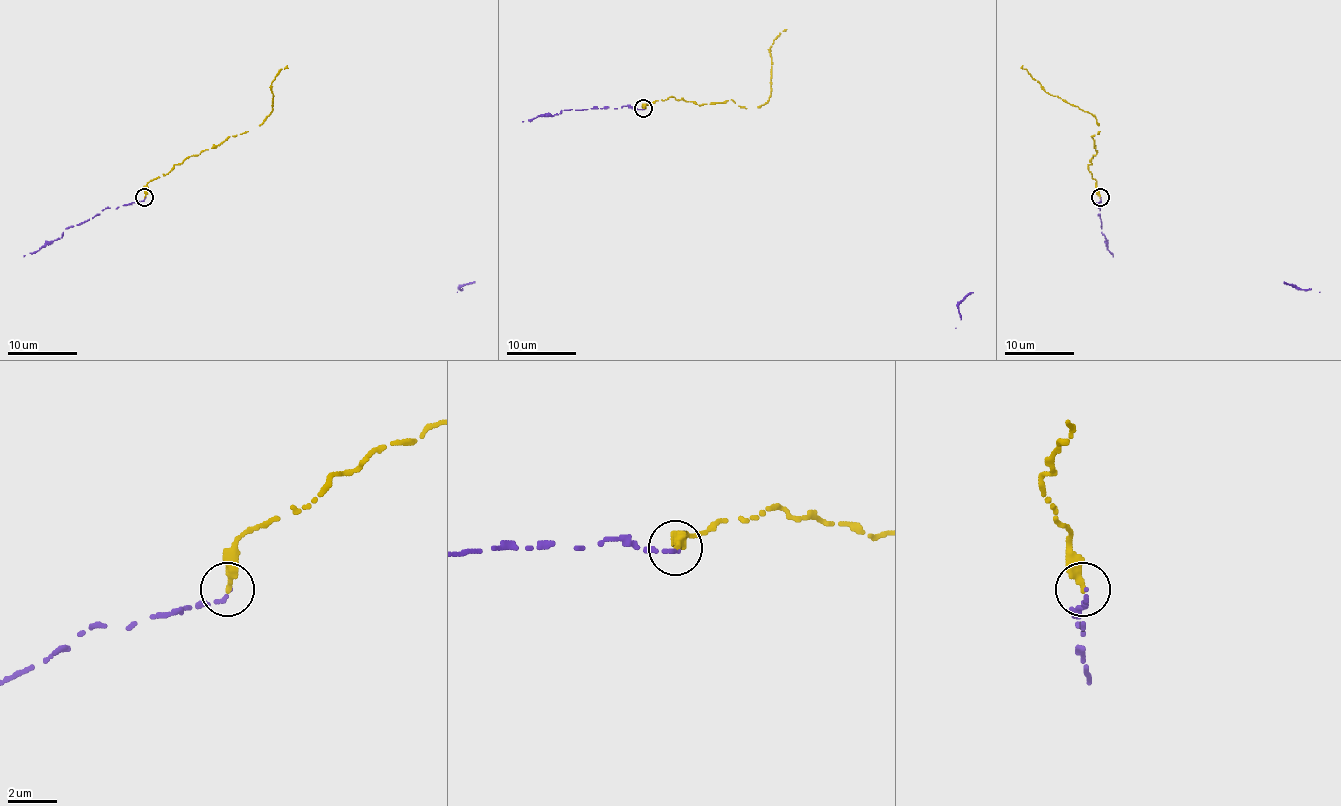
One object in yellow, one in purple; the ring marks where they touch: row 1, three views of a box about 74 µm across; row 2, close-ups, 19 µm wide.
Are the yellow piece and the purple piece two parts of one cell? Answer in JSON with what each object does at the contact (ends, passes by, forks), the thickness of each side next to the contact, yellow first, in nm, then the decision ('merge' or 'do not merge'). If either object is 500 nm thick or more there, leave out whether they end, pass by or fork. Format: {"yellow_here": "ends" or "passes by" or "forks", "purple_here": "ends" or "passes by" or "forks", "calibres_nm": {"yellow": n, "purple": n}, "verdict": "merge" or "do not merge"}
{"yellow_here": "ends", "purple_here": "ends", "calibres_nm": {"yellow": 320, "purple": 110}, "verdict": "merge"}

